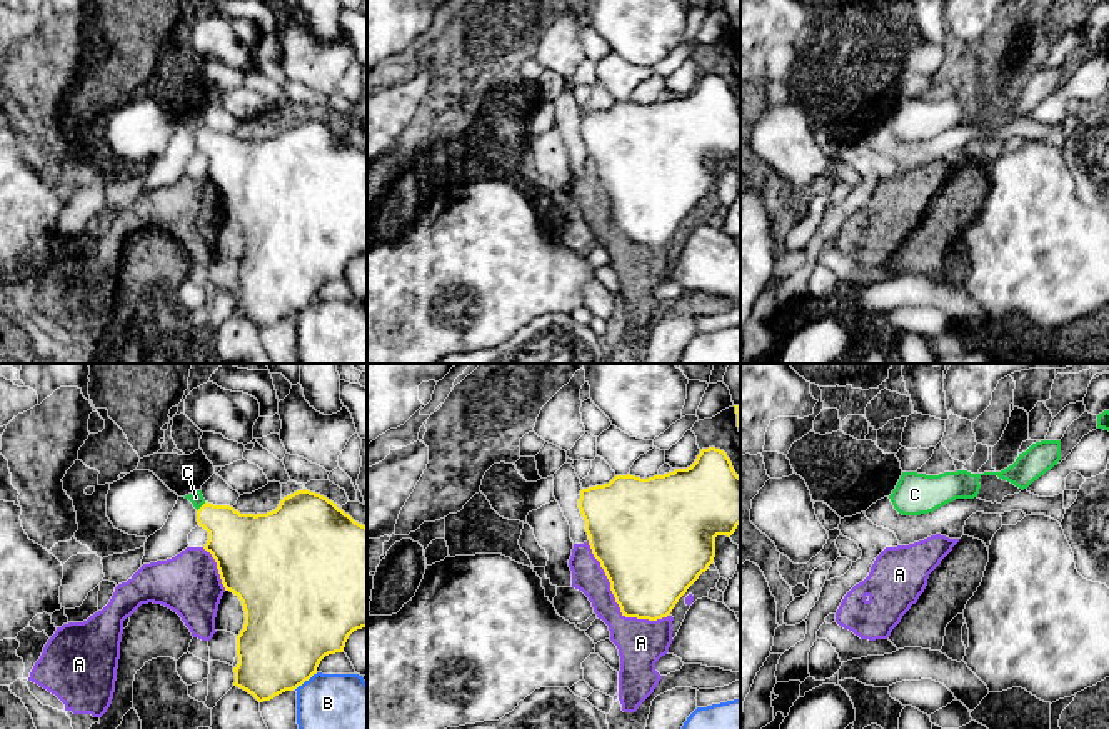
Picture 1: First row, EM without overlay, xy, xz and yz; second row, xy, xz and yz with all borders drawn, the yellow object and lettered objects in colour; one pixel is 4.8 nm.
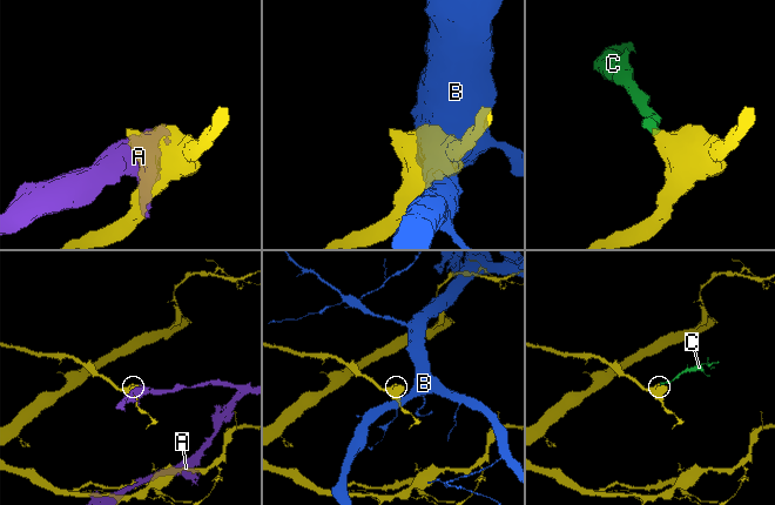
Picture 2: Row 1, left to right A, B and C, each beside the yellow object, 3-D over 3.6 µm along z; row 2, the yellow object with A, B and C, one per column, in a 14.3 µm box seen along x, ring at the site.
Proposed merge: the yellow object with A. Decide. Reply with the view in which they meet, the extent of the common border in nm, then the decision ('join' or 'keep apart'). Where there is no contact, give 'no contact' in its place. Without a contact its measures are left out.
xz | 550 nm | keep apart

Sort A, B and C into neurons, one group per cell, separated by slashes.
A / B / C

